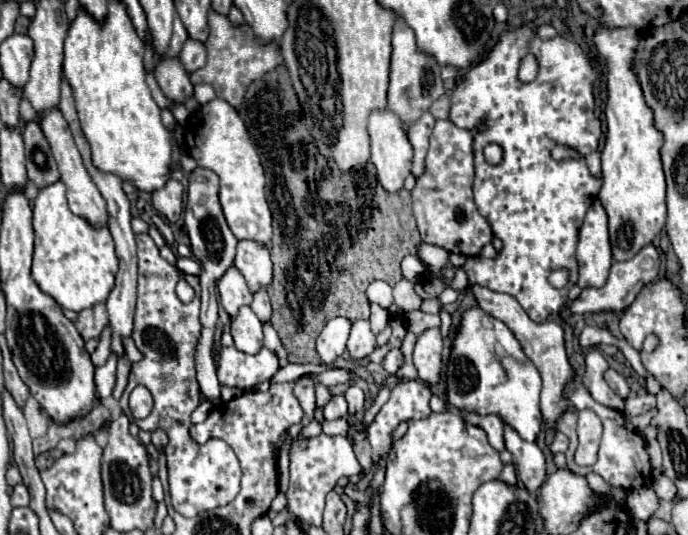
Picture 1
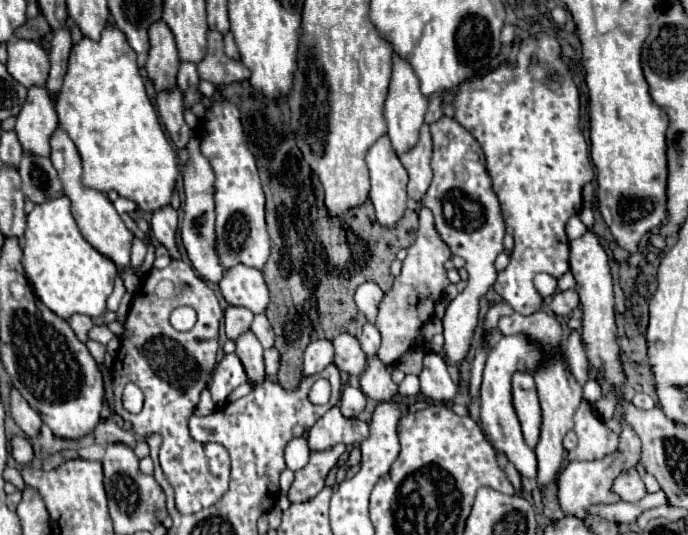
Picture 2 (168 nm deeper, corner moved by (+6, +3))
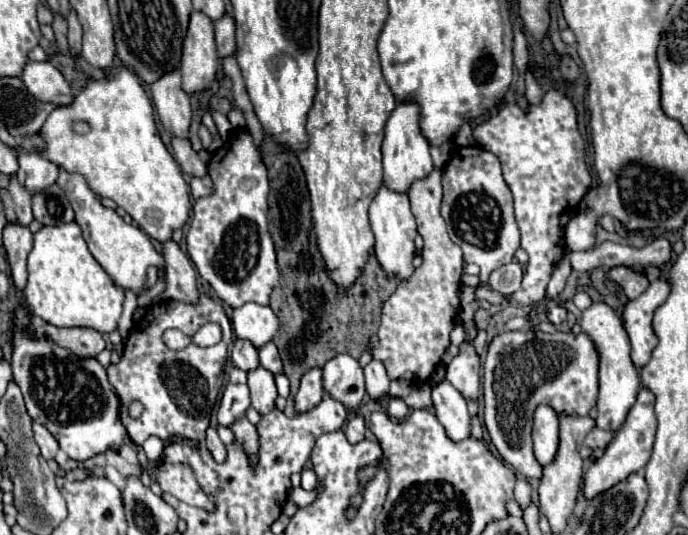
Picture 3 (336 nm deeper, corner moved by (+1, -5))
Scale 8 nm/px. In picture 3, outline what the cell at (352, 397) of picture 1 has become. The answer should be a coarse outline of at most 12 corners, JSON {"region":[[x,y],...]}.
{"region":[[353,415],[345,425],[345,435],[351,443],[365,437],[365,419]]}

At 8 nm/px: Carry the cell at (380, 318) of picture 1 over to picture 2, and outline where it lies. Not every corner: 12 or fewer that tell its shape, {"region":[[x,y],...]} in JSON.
{"region":[[366,323],[360,347],[366,359],[378,355],[380,333]]}

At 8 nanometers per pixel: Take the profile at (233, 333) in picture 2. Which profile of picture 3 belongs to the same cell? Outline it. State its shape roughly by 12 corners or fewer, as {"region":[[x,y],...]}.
{"region":[[235,339],[231,359],[243,371],[259,365],[257,349]]}

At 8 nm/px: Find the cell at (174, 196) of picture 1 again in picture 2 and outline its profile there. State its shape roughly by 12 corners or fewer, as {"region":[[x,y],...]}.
{"region":[[170,205],[152,215],[152,237],[180,259],[176,211]]}

